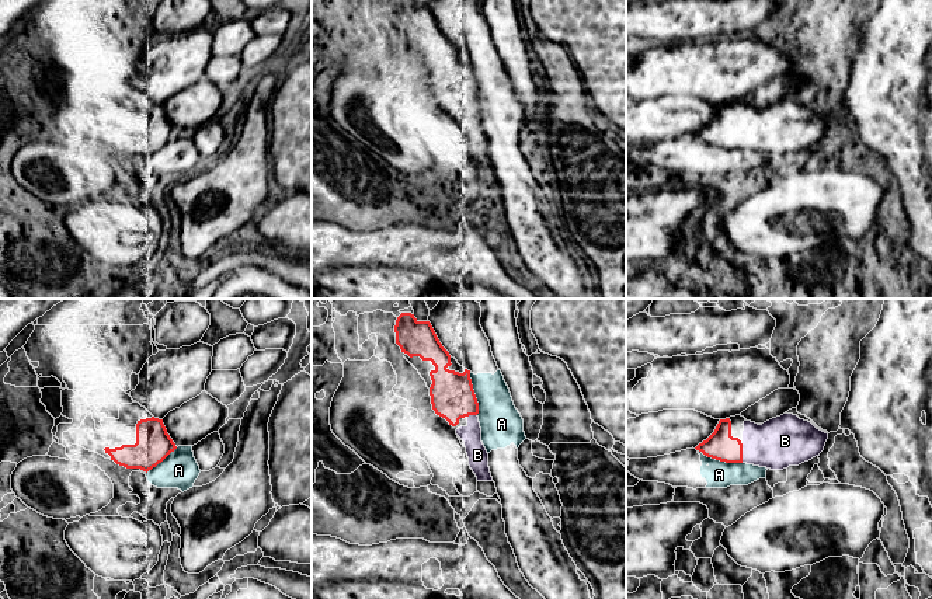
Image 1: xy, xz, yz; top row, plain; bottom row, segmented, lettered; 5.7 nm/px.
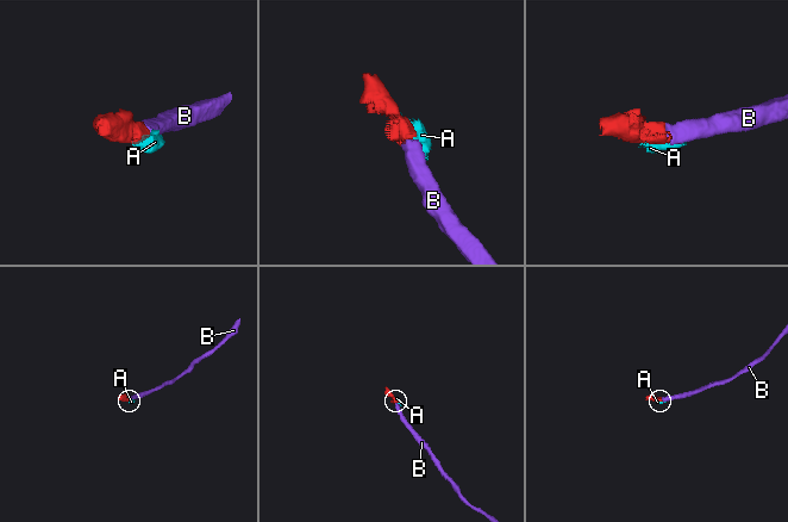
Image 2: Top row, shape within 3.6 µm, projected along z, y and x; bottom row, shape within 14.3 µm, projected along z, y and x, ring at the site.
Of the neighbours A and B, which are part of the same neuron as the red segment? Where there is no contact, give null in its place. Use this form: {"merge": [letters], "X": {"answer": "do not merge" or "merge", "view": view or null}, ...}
{"merge": ["B"], "A": {"answer": "do not merge", "view": "yz"}, "B": {"answer": "merge", "view": "yz"}}

